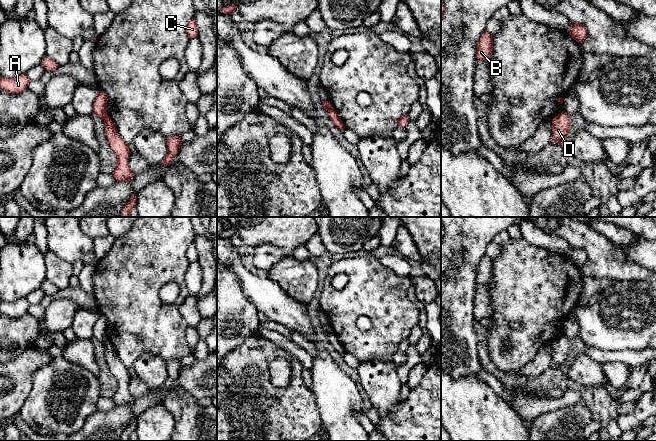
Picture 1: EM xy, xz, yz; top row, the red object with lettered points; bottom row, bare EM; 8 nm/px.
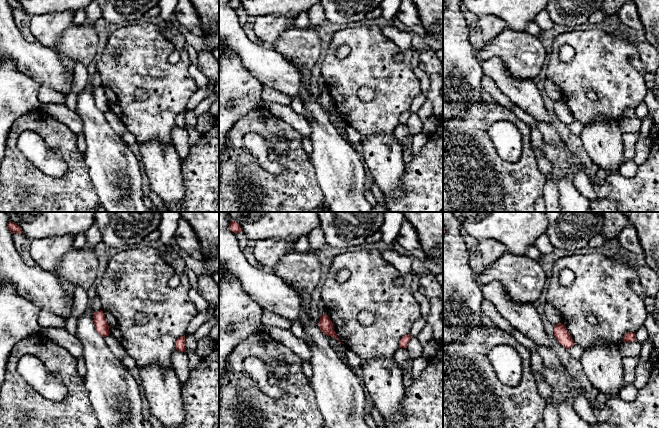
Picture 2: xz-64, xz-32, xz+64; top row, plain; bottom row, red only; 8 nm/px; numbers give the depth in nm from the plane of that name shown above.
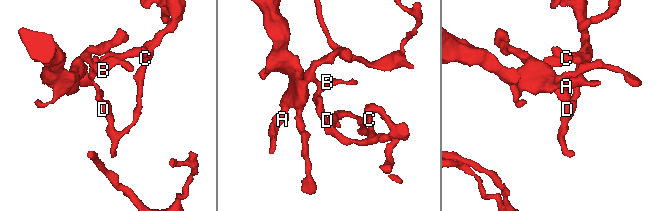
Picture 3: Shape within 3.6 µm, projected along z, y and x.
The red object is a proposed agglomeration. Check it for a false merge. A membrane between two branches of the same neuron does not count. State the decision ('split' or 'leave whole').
split

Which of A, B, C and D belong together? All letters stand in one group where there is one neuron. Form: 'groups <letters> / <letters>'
groups A B / C D

